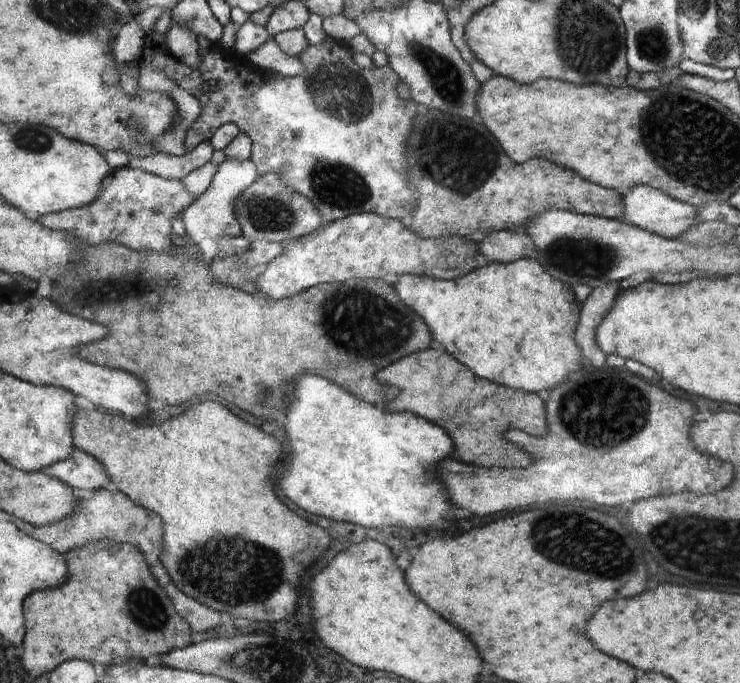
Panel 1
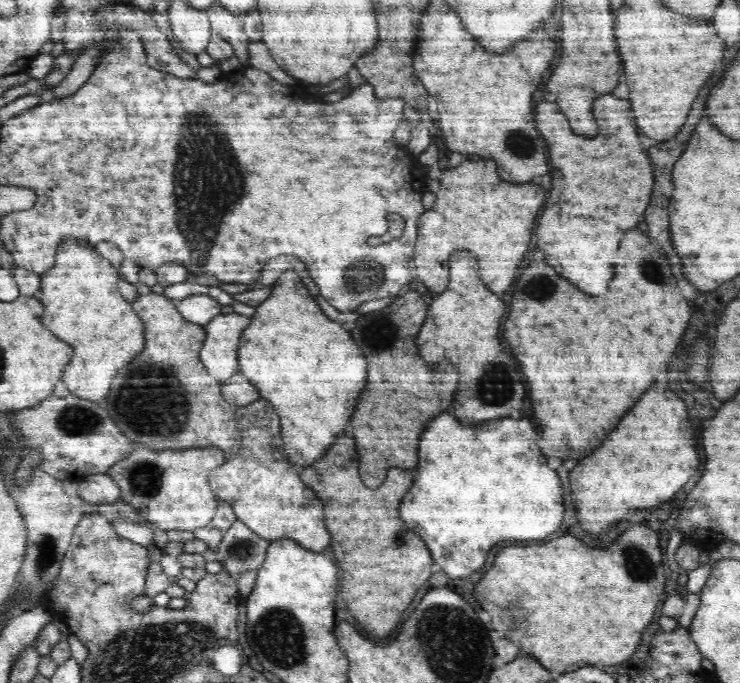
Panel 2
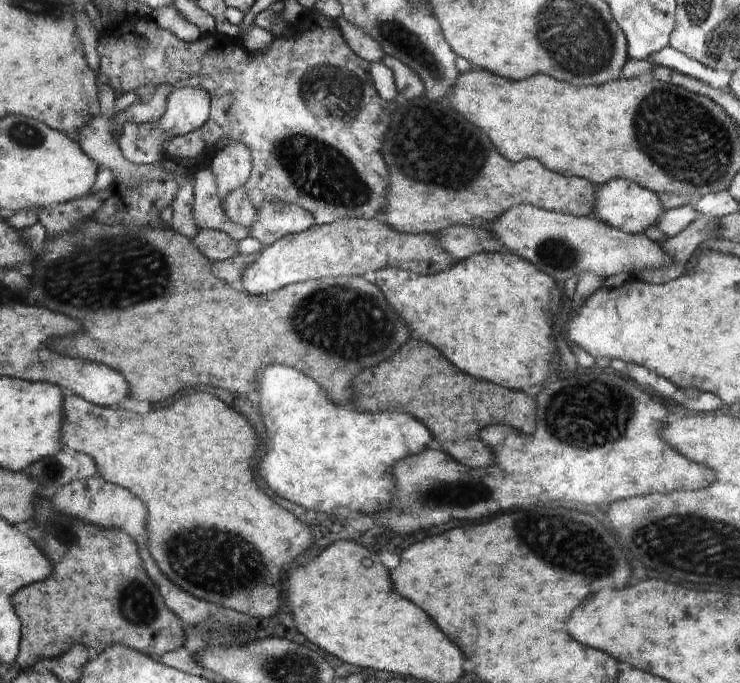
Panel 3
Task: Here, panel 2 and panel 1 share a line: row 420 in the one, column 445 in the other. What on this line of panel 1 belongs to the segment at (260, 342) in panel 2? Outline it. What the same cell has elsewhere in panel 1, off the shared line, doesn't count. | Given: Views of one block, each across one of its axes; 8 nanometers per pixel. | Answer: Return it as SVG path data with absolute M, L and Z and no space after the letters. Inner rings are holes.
M518 259L512 264L490 264L472 270L472 274L466 274L464 278L448 282L428 276L400 276L396 292L406 306L412 306L412 310L428 322L432 338L442 342L450 354L456 354L464 366L476 370L480 378L534 393L556 386L582 366L582 354L574 342L582 302L568 283L552 276L536 259Z

